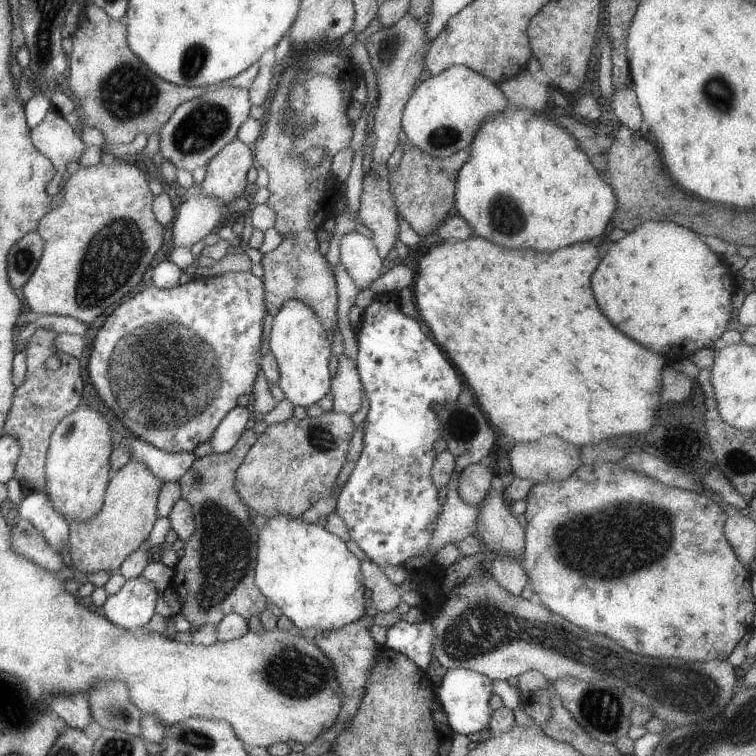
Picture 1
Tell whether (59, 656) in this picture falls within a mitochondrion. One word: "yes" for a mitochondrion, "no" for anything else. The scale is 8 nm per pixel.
no

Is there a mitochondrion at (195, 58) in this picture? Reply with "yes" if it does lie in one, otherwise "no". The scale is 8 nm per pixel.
yes

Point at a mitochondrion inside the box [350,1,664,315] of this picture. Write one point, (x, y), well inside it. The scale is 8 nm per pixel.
(508, 218)

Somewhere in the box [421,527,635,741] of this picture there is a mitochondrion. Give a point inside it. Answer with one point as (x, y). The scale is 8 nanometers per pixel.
(602, 711)

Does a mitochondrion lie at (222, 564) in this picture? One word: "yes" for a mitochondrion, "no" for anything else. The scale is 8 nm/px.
yes

